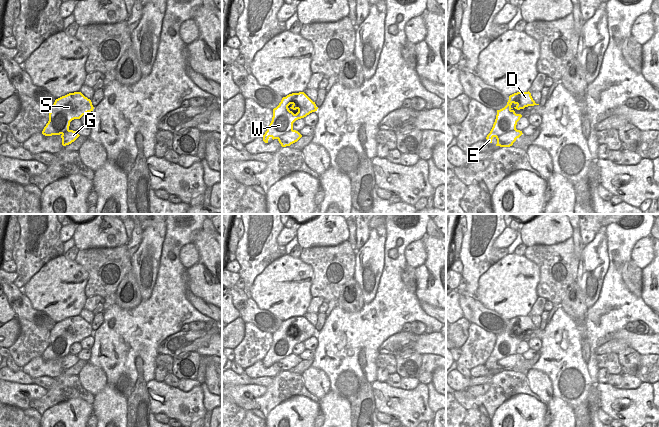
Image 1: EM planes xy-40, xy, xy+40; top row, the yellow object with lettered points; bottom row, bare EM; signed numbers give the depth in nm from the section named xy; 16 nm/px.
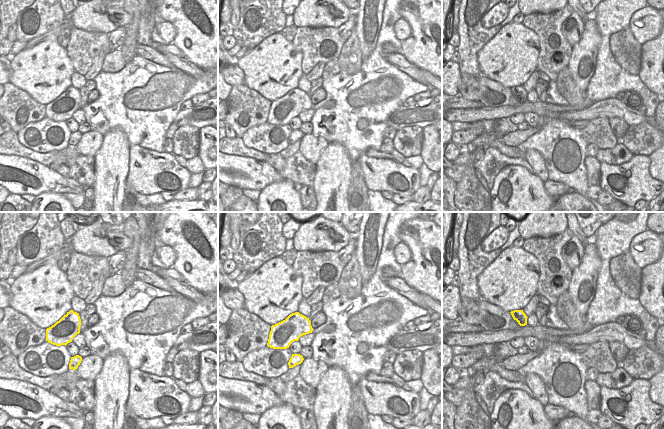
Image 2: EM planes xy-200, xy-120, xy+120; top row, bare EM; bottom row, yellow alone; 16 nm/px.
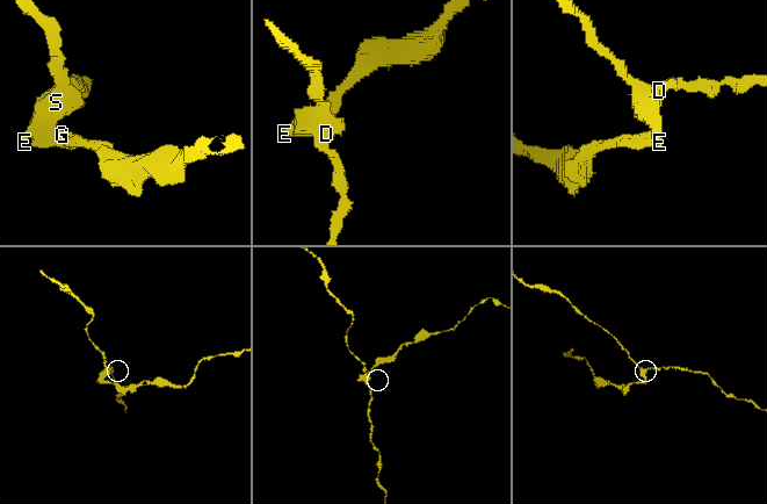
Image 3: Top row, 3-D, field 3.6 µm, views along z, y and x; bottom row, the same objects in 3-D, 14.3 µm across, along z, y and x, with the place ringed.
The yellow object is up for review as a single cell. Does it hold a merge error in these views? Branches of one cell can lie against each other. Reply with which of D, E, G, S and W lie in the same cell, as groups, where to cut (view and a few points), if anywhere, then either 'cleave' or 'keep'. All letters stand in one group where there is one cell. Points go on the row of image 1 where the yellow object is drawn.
D E S W / G | xy+40 (516, 129), (501, 134), (496, 138) | cleave

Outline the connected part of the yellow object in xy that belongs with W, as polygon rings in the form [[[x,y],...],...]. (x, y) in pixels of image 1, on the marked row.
[[[304,92],[292,93],[283,97],[279,105],[273,109],[272,121],[262,136],[268,143],[271,137],[278,139],[281,135],[293,130],[293,123],[317,111],[318,107]]]

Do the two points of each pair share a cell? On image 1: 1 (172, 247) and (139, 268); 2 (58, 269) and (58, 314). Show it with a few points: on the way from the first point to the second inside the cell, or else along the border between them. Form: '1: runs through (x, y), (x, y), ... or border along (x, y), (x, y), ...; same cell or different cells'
1: border along (166, 231), (161, 246), (160, 265), (156, 277); different cells
2: runs through (59, 280), (59, 303); same cell

